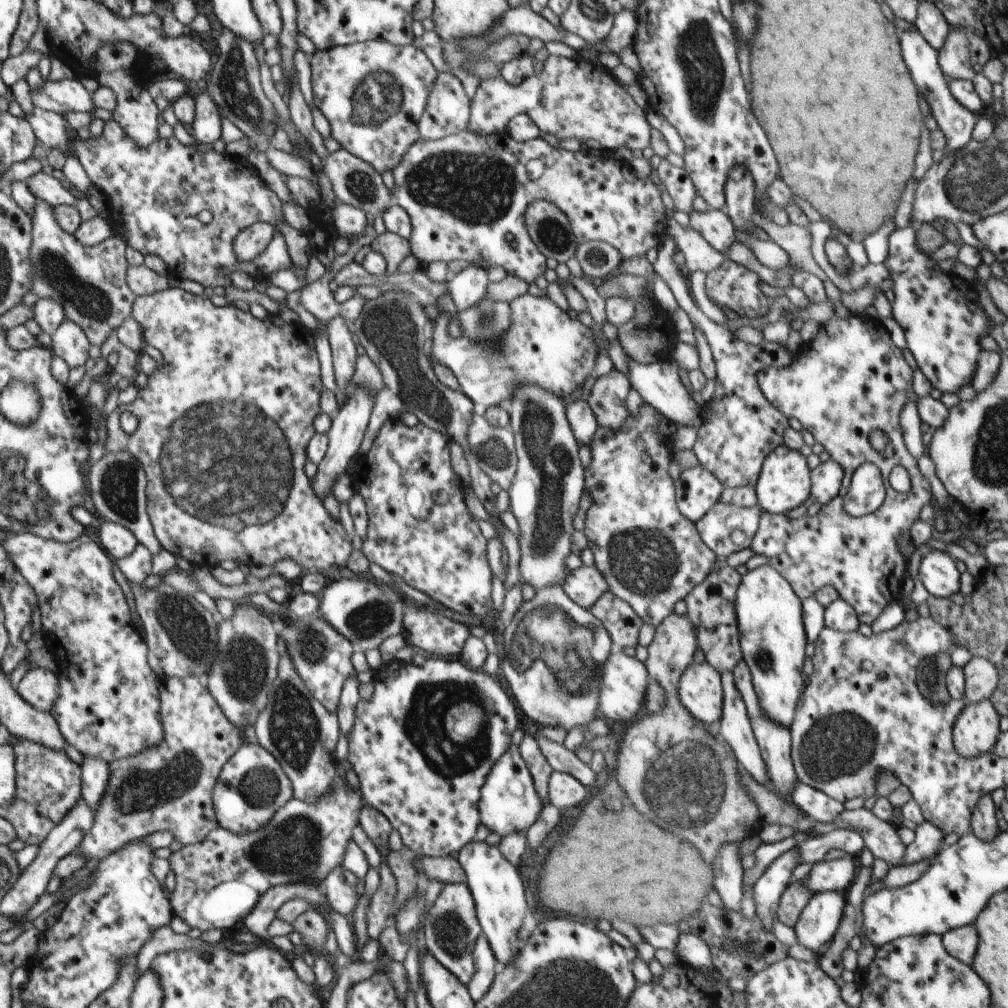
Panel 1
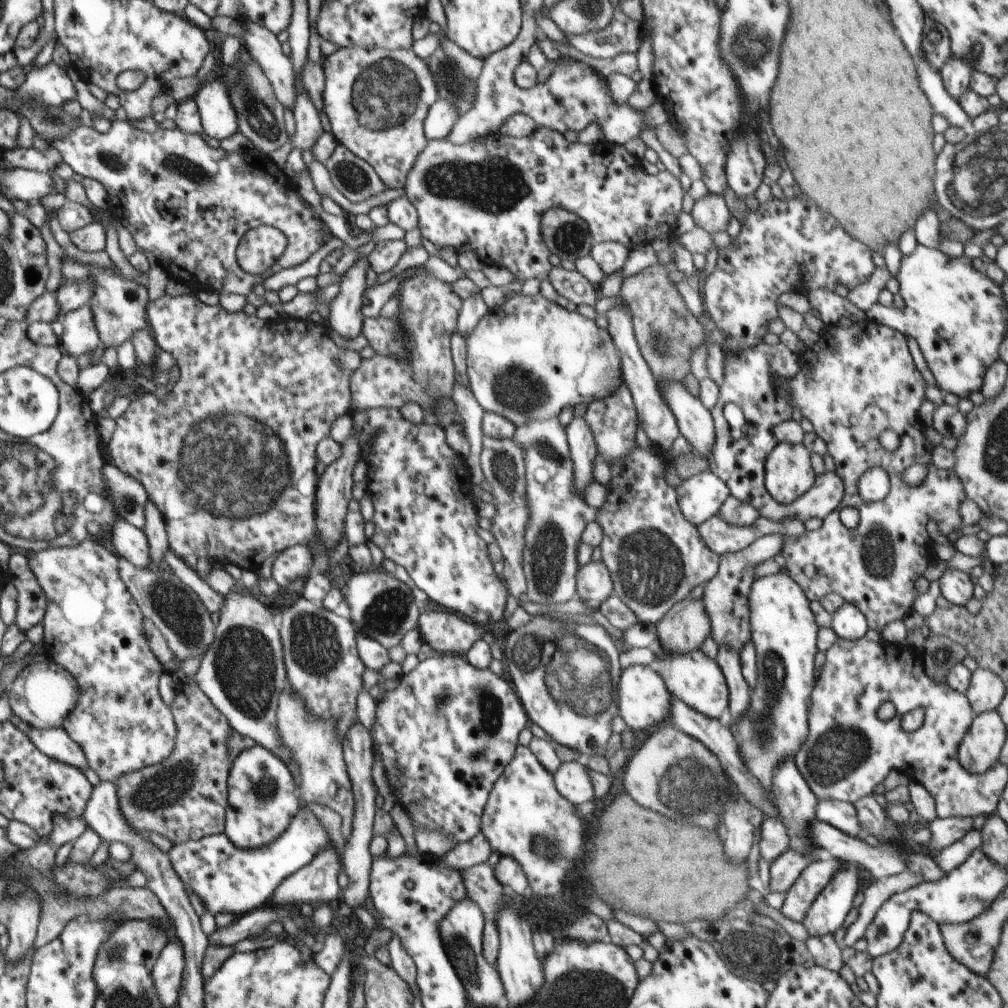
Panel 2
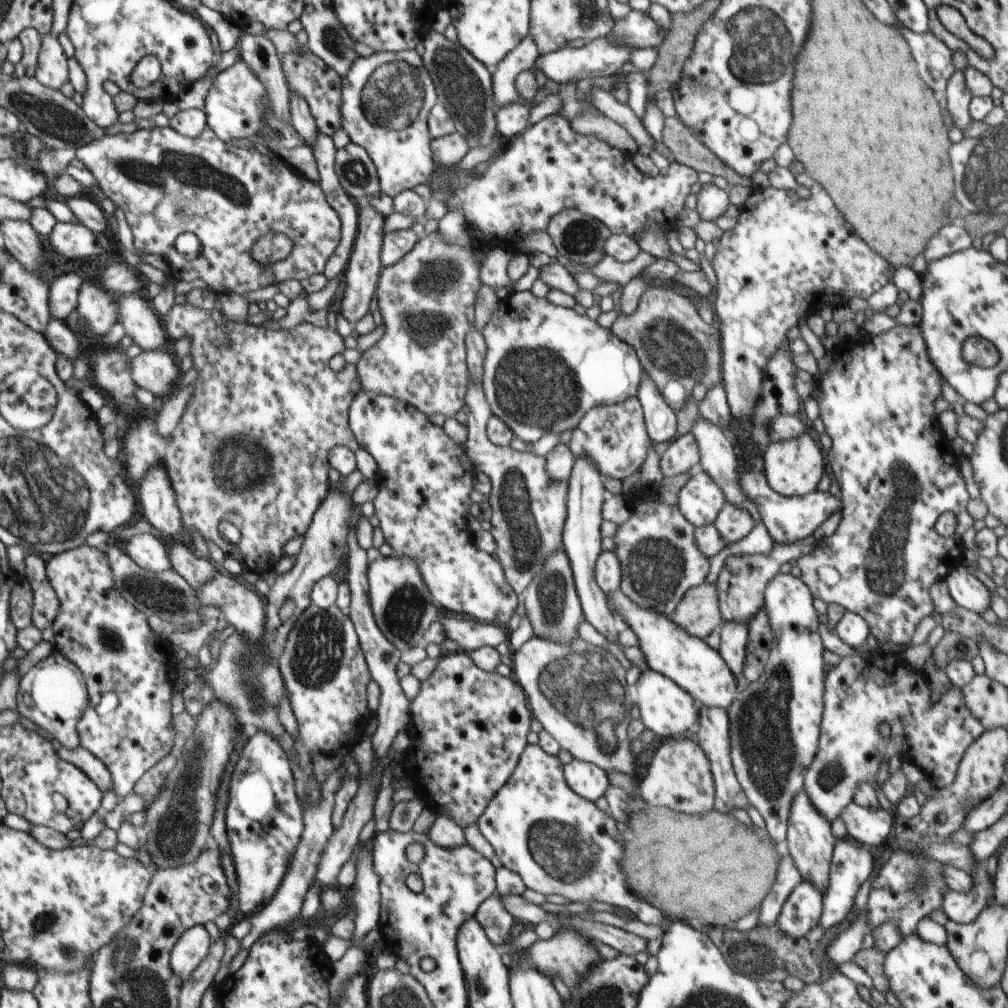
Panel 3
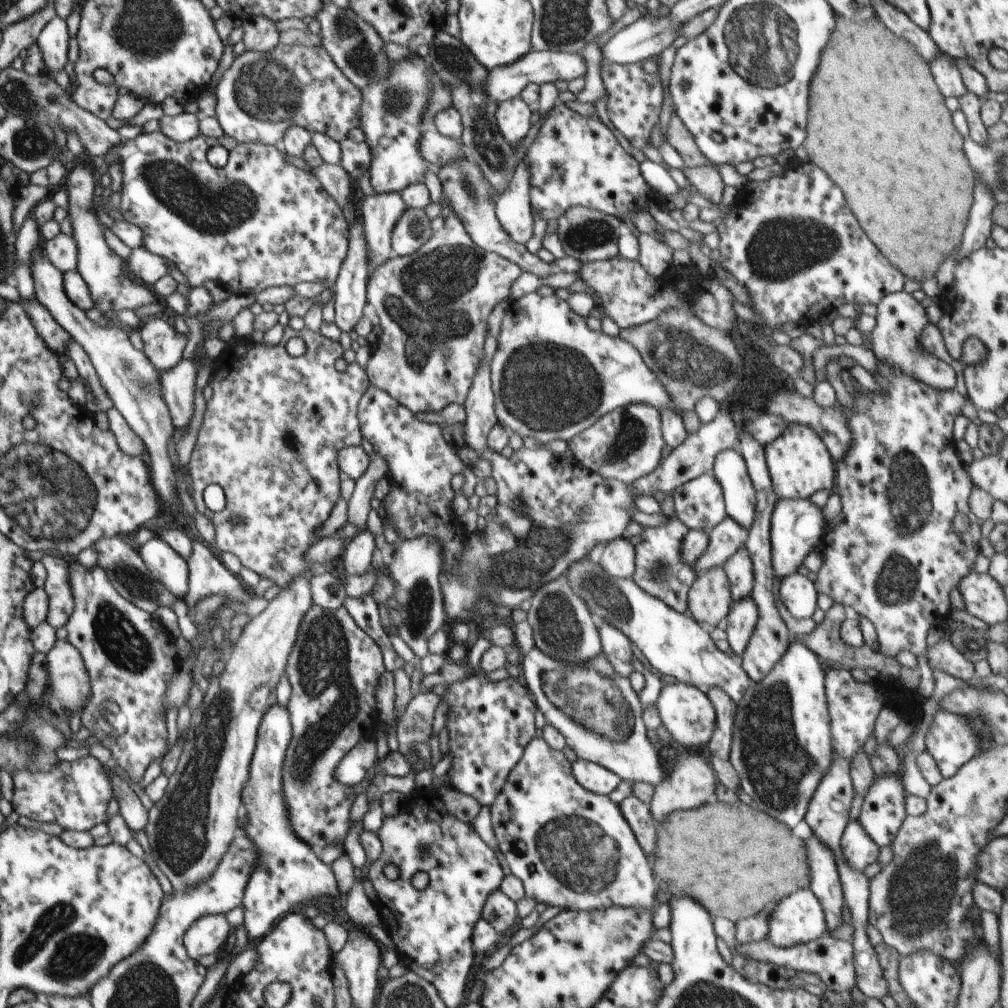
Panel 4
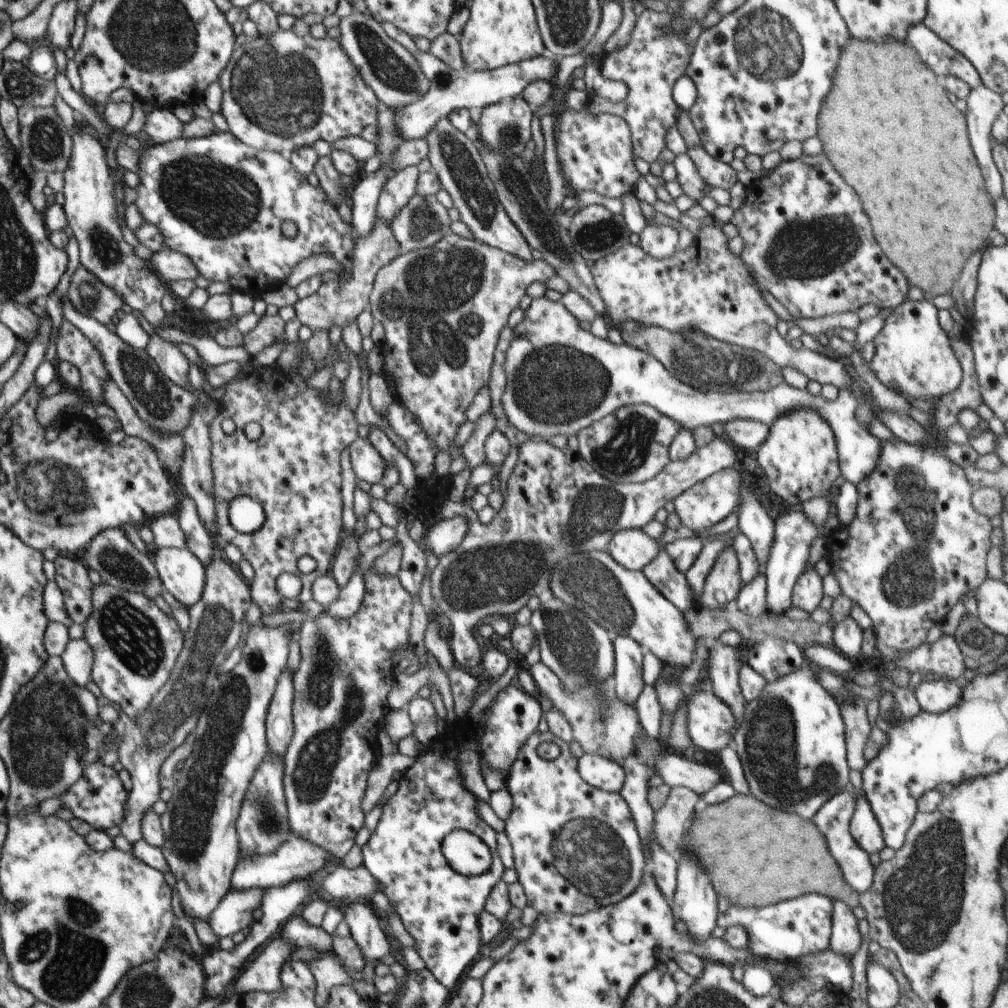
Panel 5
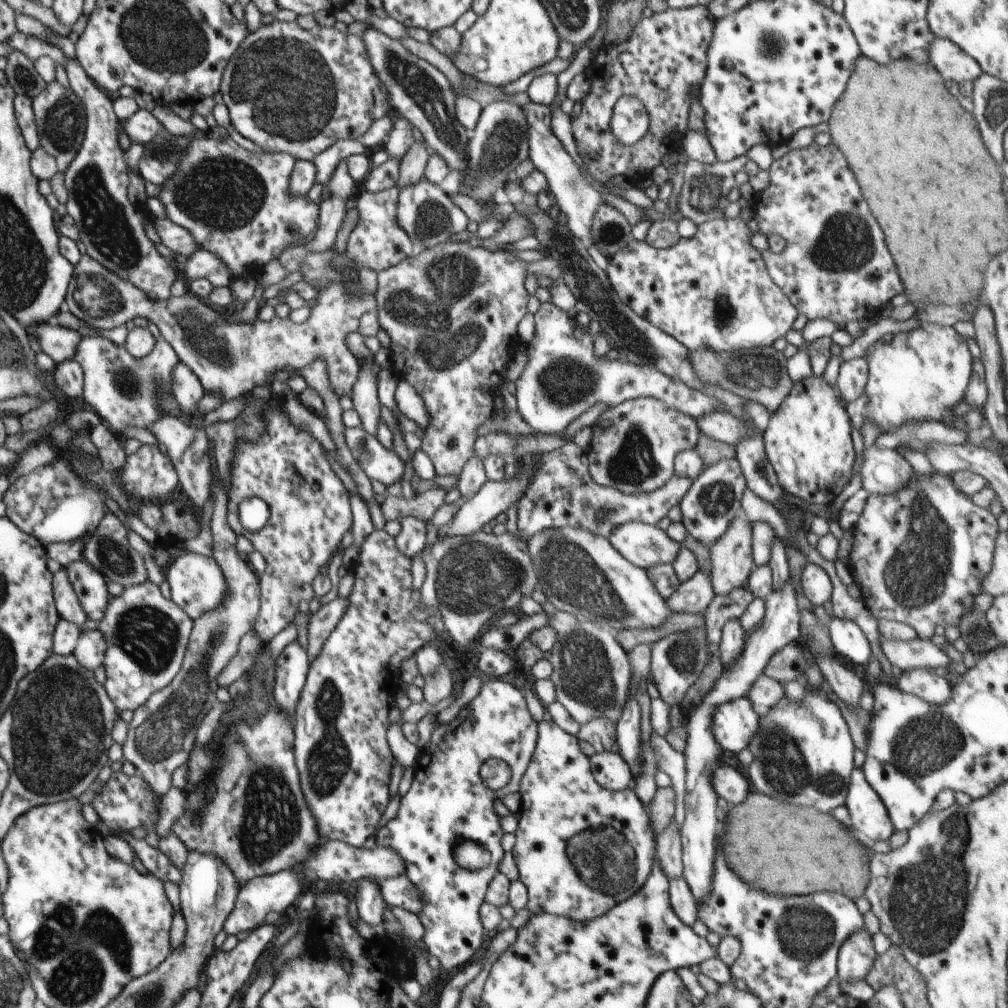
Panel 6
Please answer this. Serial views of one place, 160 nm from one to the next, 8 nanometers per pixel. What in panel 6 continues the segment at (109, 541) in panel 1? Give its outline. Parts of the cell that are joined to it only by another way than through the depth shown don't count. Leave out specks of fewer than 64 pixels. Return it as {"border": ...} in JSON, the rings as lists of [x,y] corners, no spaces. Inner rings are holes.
{"border":[[[188,552],[179,556],[168,567],[165,582],[170,587],[171,600],[176,602],[179,608],[192,618],[192,621],[204,615],[204,612],[211,612],[219,607],[224,601],[224,594],[228,592],[228,584],[224,580],[223,570],[220,569],[219,562],[208,556],[201,556],[194,552]]]}

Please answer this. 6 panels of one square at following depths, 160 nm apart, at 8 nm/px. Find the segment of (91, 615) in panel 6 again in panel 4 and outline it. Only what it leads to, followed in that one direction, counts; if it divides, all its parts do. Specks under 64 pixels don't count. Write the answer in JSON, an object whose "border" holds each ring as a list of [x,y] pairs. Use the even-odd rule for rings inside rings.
{"border":[[[44,555],[42,560],[47,570],[44,590],[49,596],[49,609],[46,622],[55,629],[65,626],[75,610],[74,593],[69,576],[69,563],[64,557]]]}

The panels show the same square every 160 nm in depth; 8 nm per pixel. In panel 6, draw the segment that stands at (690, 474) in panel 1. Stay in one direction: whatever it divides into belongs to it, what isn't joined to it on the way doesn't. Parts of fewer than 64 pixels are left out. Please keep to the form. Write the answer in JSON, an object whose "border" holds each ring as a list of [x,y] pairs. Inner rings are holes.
{"border":[[[736,455],[706,467],[691,482],[688,492],[679,503],[681,522],[687,534],[708,548],[714,545],[726,533],[736,516],[742,513],[741,501],[746,488],[746,480]]]}

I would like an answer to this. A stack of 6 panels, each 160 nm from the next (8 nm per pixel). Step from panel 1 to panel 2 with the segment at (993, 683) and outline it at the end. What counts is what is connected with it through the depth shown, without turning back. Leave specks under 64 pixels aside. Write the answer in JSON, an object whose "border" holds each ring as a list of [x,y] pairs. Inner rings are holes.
{"border":[[[978,667],[971,673],[965,696],[975,714],[997,710],[1007,694],[1003,681],[992,670]]]}

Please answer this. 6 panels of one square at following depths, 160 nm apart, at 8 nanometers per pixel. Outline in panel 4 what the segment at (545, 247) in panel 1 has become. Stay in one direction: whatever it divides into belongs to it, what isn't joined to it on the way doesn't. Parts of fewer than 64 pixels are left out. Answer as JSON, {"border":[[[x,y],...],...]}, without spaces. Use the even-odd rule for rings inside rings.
{"border":[[[582,205],[569,208],[558,219],[558,224],[559,239],[566,256],[578,259],[582,263],[618,256],[619,238],[627,232],[625,224],[618,217]]]}

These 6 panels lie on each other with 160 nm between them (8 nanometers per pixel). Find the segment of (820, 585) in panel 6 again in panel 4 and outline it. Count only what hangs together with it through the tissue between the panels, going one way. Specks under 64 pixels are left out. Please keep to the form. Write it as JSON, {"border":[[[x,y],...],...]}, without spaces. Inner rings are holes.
{"border":[[[799,573],[783,578],[780,583],[780,600],[794,618],[810,618],[816,612],[818,592],[808,575]]]}

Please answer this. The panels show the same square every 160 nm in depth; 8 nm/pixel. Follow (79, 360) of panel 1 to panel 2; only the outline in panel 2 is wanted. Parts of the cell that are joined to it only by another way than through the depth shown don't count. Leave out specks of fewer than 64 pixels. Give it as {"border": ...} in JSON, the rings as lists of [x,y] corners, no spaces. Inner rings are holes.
{"border":[[[90,306],[72,310],[60,320],[63,326],[59,347],[67,355],[77,359],[81,354],[93,354],[101,340],[95,326],[94,314]]]}

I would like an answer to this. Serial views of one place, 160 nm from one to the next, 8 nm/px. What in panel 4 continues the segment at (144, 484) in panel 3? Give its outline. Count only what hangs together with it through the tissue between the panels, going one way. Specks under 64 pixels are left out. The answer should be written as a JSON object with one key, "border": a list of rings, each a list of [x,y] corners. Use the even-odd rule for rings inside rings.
{"border":[[[38,246],[31,255],[31,273],[36,300],[51,312],[68,333],[71,333],[73,341],[89,354],[101,383],[105,386],[108,396],[114,401],[114,408],[118,409],[127,425],[145,442],[150,455],[151,483],[155,491],[159,492],[165,508],[170,510],[173,506],[177,506],[174,468],[168,456],[168,445],[173,440],[176,428],[162,396],[163,390],[158,380],[159,370],[153,362],[150,362],[143,350],[136,349],[130,342],[127,330],[118,327],[105,328],[98,322],[88,319],[88,314],[75,305],[65,293],[63,274],[47,259]]]}

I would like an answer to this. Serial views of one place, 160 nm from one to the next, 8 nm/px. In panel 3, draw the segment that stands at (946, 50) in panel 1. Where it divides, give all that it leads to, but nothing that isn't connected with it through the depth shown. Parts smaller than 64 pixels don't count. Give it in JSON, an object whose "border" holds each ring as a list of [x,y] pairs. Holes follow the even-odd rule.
{"border":[[[955,70],[955,73],[948,81],[945,94],[947,96],[946,107],[951,114],[955,126],[963,132],[966,131],[970,123],[974,122],[969,113],[969,104],[973,94],[966,86],[965,76],[962,71]]]}

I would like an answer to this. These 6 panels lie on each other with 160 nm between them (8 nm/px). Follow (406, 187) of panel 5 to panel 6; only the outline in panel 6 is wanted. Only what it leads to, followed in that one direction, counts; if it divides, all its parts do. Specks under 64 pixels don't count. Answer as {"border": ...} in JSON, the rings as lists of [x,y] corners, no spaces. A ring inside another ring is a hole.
{"border":[[[414,141],[412,148],[410,148],[401,159],[396,188],[400,190],[400,188],[404,188],[404,186],[412,186],[412,184],[420,182],[430,156],[431,152],[424,142]]]}

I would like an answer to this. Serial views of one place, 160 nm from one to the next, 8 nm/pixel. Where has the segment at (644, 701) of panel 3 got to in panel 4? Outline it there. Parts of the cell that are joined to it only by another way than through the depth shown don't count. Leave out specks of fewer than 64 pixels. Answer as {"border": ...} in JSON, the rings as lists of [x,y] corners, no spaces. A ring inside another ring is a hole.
{"border":[[[686,683],[667,684],[655,702],[664,725],[678,748],[698,748],[708,744],[716,728],[715,708],[711,698],[699,688]]]}

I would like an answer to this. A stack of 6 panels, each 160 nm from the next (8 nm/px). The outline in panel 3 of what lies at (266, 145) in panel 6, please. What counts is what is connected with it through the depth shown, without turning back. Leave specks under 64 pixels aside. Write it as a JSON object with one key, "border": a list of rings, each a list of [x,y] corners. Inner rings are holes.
{"border":[[[310,49],[304,53],[298,51],[286,53],[280,59],[287,87],[308,103],[319,132],[331,137],[336,130],[341,128],[342,77]],[[238,59],[230,68],[219,72],[208,91],[204,112],[207,115],[207,126],[225,143],[238,138],[255,137],[265,122],[265,113],[269,98],[266,87],[259,81],[258,75],[246,64],[244,59]]]}

